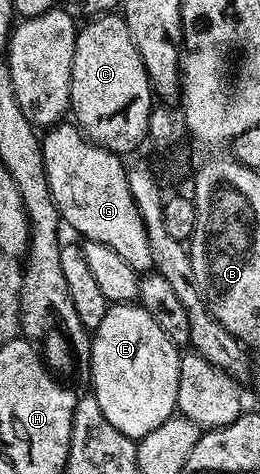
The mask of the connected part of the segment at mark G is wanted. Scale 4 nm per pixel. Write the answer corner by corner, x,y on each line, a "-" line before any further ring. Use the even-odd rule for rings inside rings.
74,123
52,125
44,133
41,144
45,173
53,173
53,162
61,163
61,173
57,183
55,179
51,192
56,209
66,216
79,209
79,225
87,229
86,240
113,247
113,251
117,251
117,255
121,255
121,259
125,259
125,263
132,265
136,271
150,270
153,265
151,239
133,195
127,189
127,175
125,165
119,162
122,161
120,154
89,141
-
60,193
68,196
68,203
64,207

